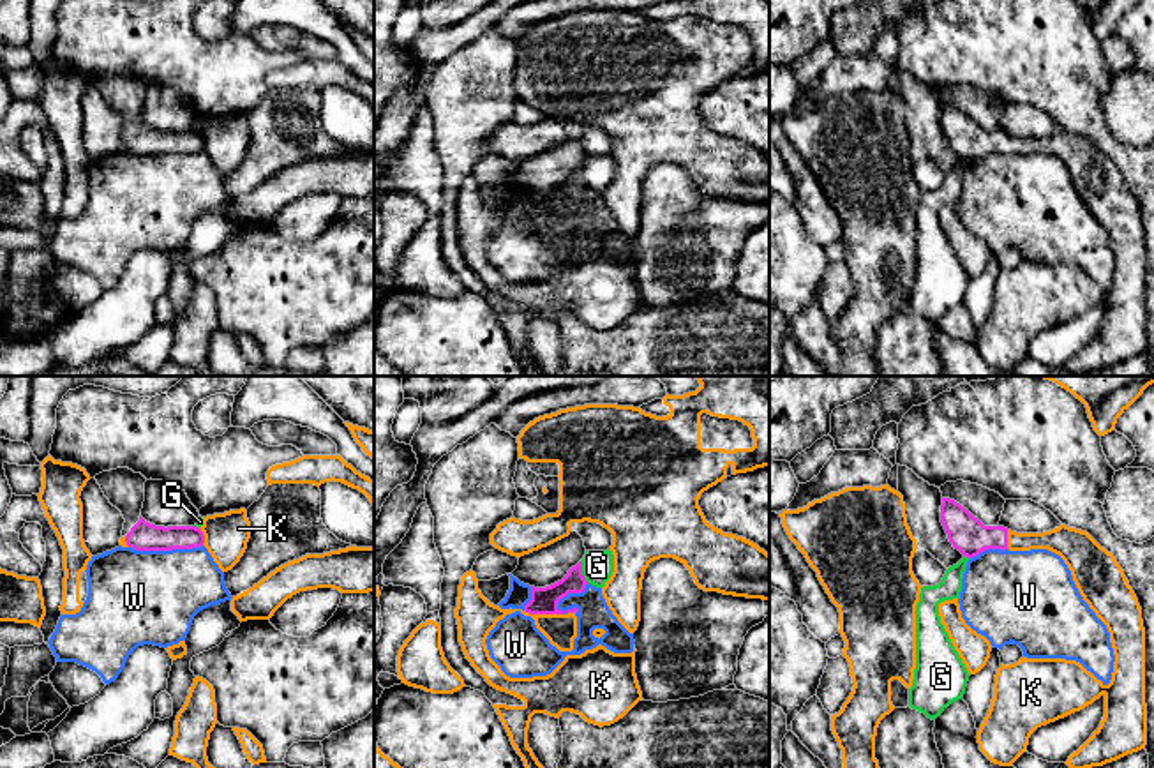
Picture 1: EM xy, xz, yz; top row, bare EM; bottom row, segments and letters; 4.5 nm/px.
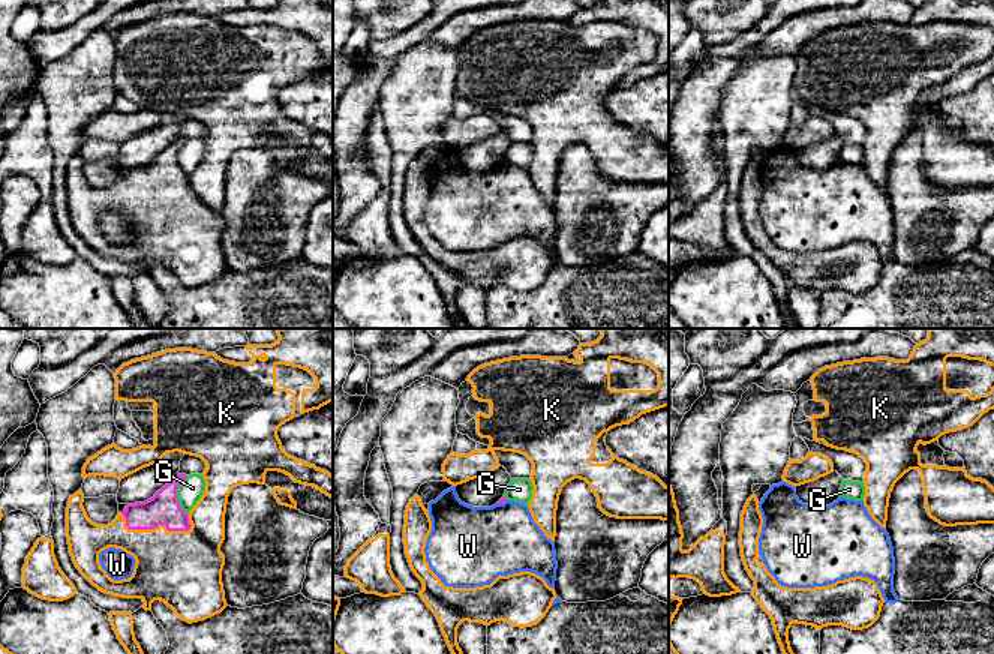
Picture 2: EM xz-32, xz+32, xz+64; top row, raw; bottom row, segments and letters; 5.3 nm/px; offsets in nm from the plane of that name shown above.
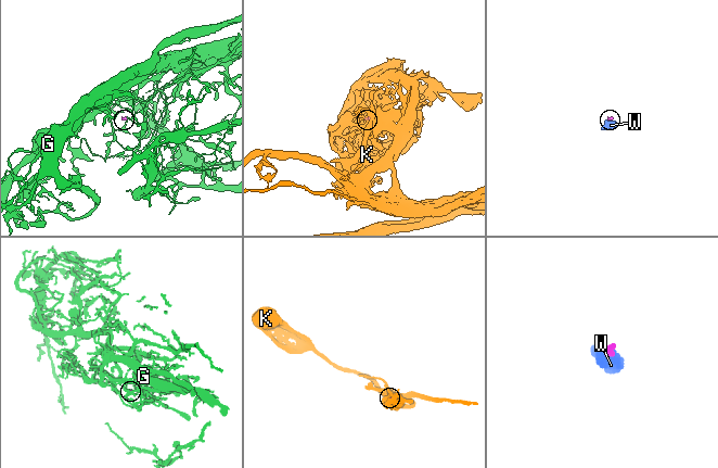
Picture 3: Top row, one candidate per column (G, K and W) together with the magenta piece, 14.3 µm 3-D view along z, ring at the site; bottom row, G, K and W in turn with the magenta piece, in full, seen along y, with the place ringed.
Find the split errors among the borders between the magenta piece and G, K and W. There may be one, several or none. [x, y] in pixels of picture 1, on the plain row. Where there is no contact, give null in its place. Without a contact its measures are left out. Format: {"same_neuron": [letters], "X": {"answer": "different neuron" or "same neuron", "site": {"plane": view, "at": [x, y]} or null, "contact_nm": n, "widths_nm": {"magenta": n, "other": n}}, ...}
{"same_neuron": ["K"], "G": {"answer": "different neuron", "site": {"plane": "xz", "at": [581, 177]}, "contact_nm": 100, "widths_nm": {"magenta": 130, "other": 140}}, "K": {"answer": "same neuron", "site": {"plane": "xz", "at": [544, 218]}, "contact_nm": 180, "widths_nm": {"magenta": 130, "other": 140}}, "W": {"answer": "different neuron", "site": {"plane": "xy", "at": [164, 154]}, "contact_nm": 340, "widths_nm": {"magenta": 130, "other": 440}}}

